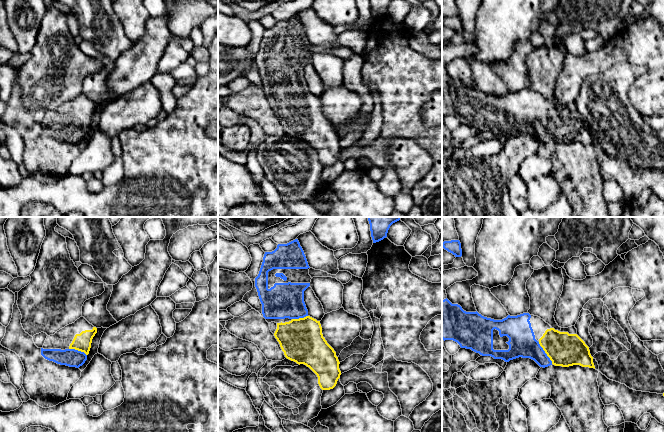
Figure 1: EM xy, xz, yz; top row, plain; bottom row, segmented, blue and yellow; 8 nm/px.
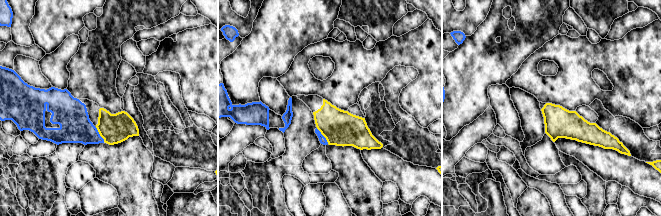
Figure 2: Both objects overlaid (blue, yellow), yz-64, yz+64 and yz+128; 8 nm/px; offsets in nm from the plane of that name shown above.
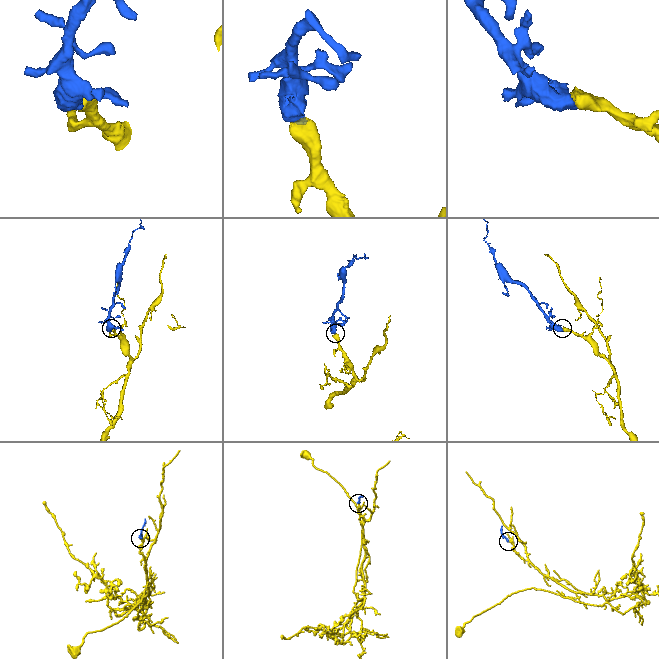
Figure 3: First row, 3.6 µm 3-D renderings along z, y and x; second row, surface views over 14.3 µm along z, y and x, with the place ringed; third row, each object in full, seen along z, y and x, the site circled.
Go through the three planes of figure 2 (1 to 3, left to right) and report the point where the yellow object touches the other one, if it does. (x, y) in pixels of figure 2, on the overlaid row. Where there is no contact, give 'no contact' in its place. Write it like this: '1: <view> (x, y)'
1: yz-64 (99, 134)
2: yz+64 (323, 136)
3: no contact

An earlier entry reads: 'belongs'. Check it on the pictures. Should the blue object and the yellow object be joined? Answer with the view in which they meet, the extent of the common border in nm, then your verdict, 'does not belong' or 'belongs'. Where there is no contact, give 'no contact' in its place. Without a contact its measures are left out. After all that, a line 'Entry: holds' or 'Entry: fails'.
contact in yz; length 200 nm; belongs
Entry: holds

